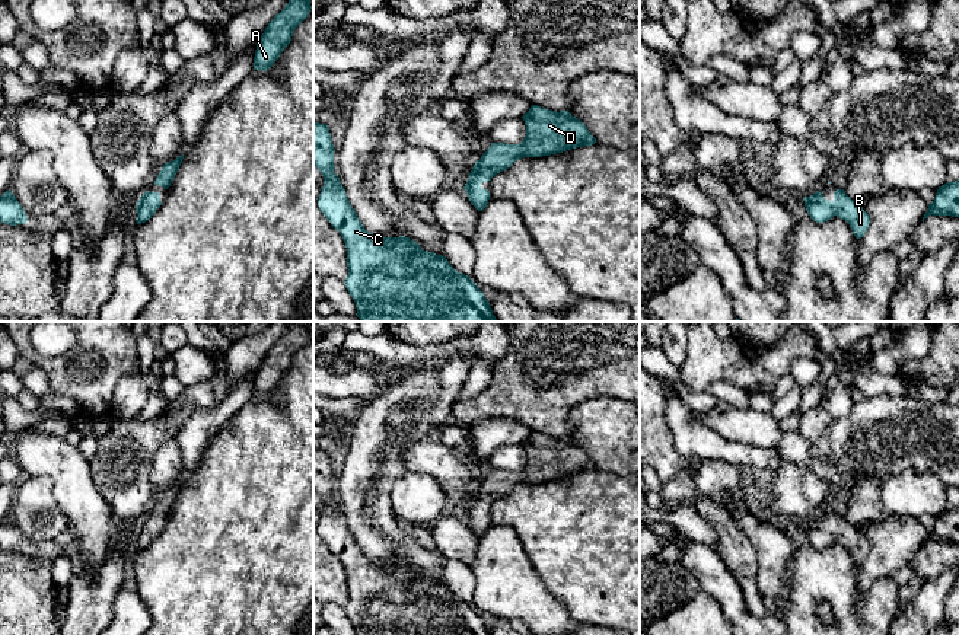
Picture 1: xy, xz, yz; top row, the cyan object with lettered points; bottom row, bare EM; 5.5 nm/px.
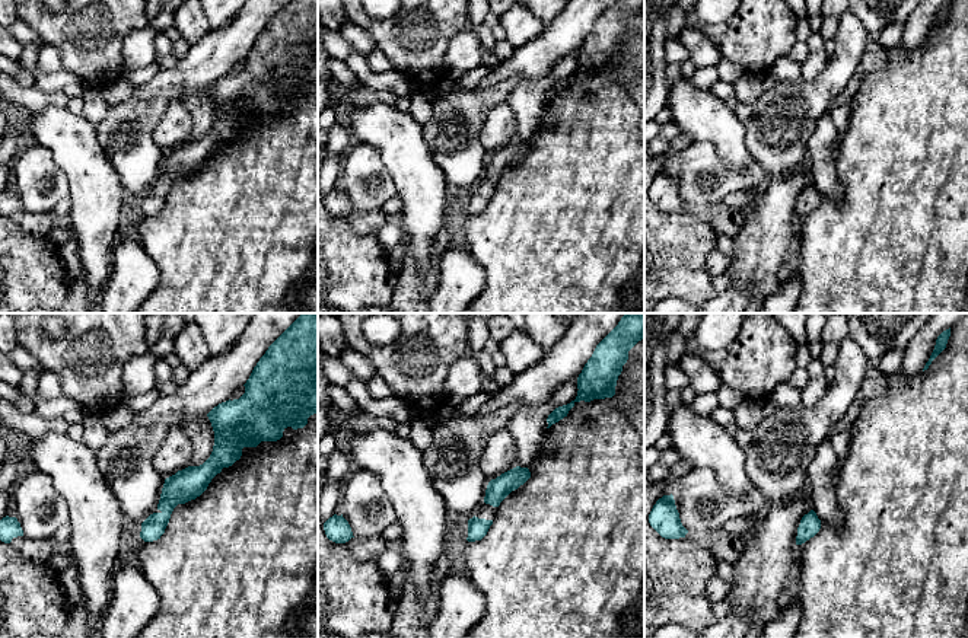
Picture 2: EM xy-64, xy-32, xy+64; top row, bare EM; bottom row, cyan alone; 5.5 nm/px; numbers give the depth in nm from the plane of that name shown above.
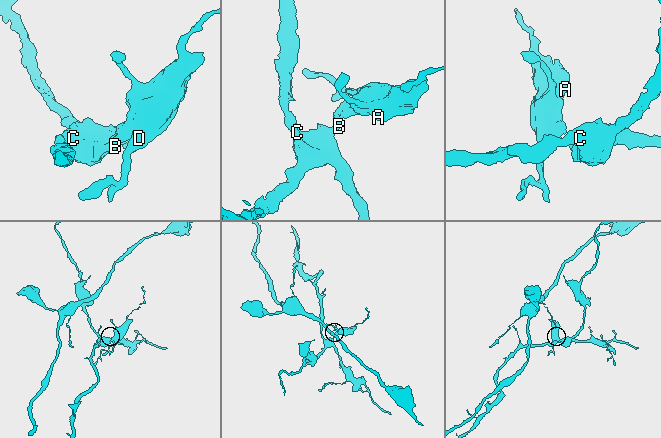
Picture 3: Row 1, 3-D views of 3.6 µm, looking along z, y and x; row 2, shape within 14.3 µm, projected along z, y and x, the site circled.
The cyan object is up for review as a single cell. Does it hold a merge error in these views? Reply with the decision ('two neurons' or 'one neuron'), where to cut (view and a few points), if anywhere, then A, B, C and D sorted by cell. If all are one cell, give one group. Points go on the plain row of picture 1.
one neuron | no cut | A B C D

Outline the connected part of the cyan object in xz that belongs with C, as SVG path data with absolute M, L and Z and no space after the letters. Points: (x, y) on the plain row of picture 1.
M313 450L313 491L324 502L324 513L318 524L318 532L331 552L340 558L347 574L348 602L344 607L357 635L491 635L484 619L465 600L458 599L446 583L424 577L410 564L382 564L364 555L351 533L345 516L334 500L334 470L326 450Z

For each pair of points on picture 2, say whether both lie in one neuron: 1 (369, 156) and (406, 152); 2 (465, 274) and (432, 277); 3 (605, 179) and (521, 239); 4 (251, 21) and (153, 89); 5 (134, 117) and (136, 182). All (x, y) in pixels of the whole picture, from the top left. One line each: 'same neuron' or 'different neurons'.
1: different neurons
2: different neurons
3: same neuron
4: same neuron
5: same neuron

